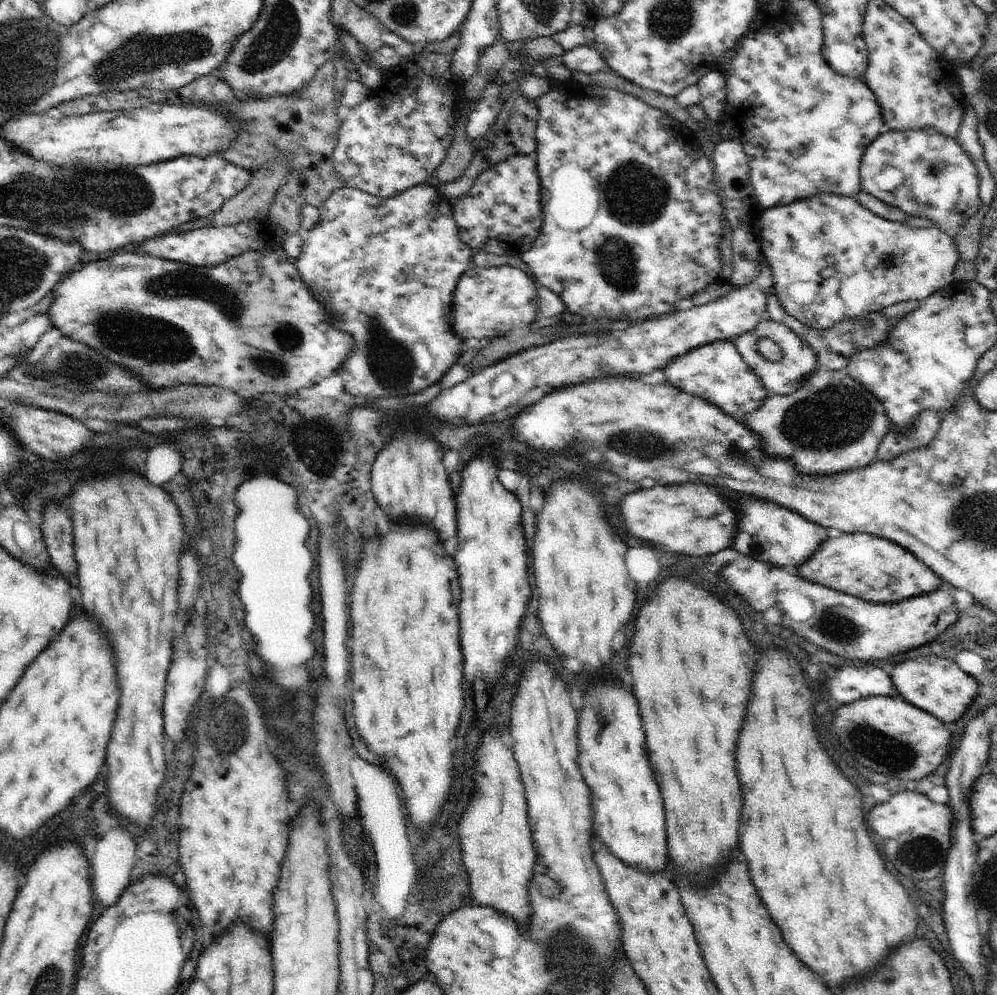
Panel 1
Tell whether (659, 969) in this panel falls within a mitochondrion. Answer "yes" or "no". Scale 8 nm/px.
no

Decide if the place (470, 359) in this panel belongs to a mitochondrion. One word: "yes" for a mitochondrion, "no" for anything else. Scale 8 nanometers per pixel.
no

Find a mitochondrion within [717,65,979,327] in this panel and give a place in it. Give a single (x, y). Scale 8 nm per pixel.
(937, 168)

